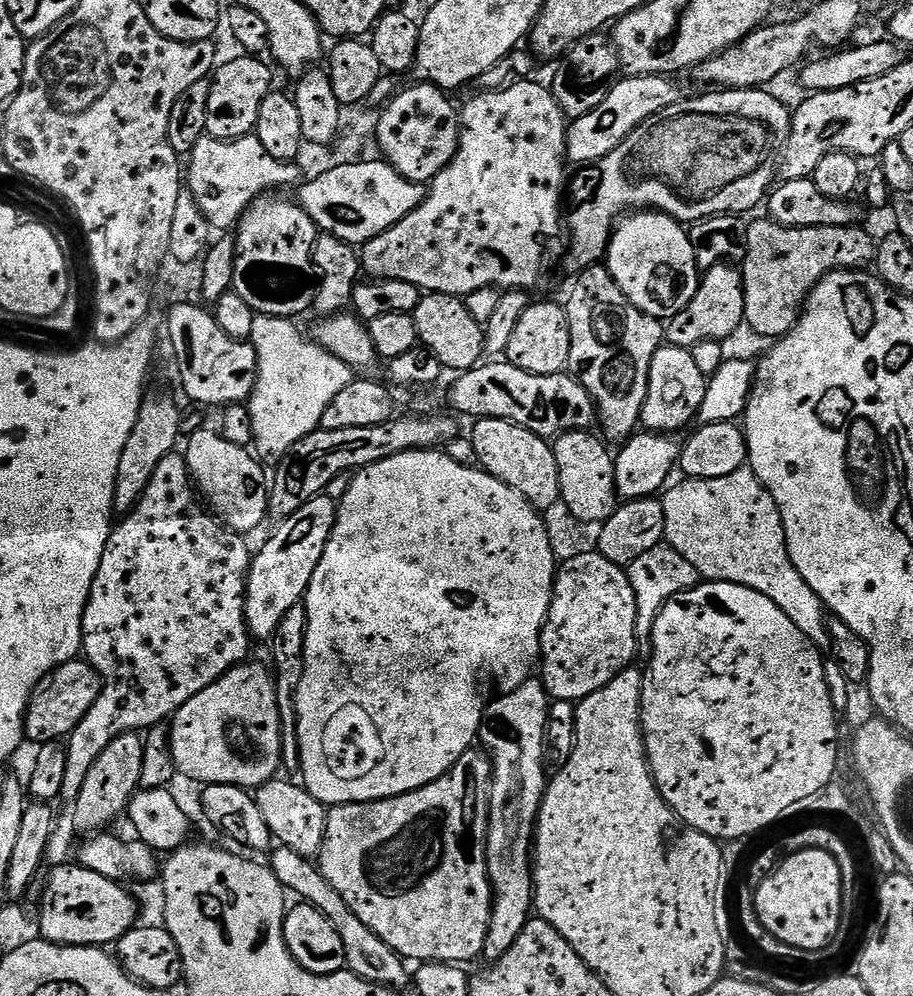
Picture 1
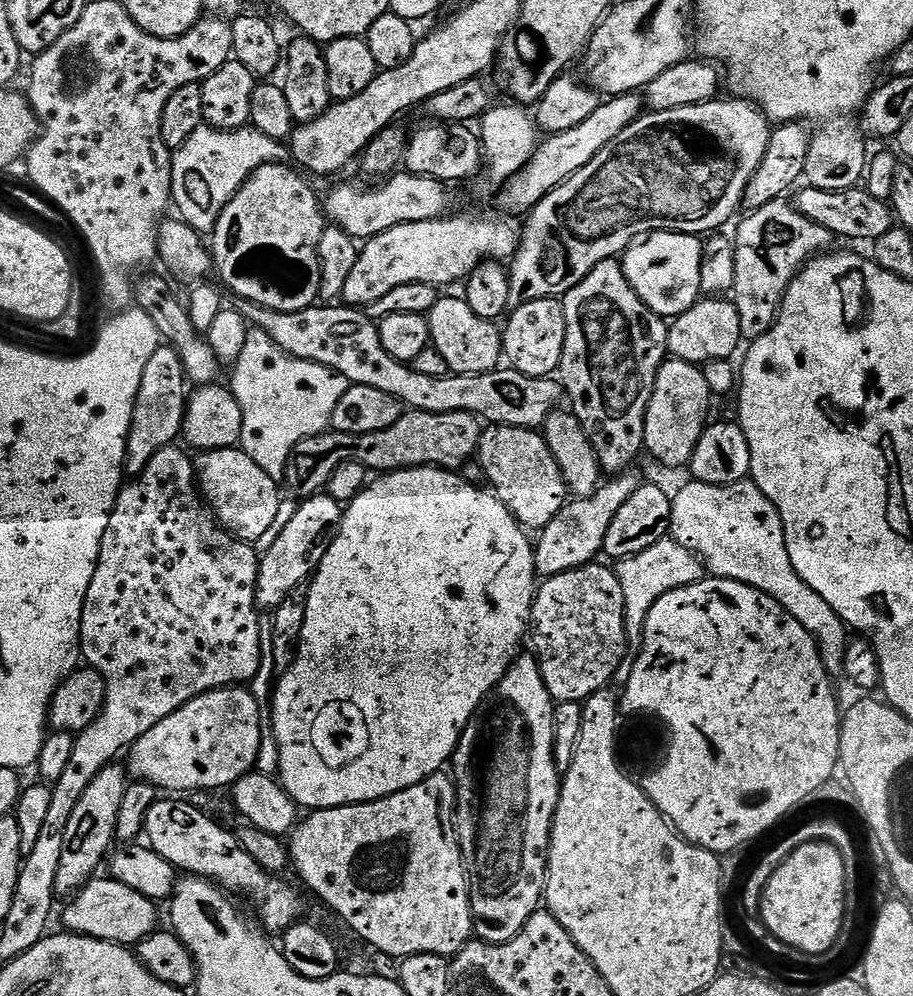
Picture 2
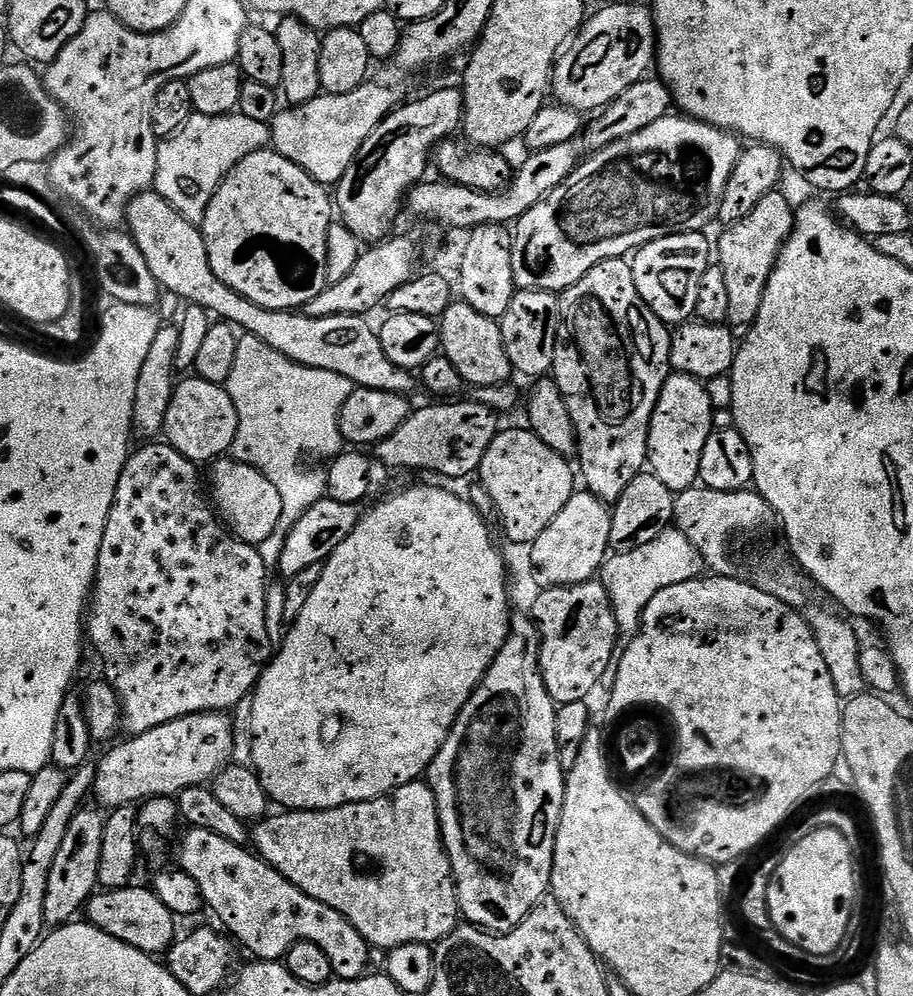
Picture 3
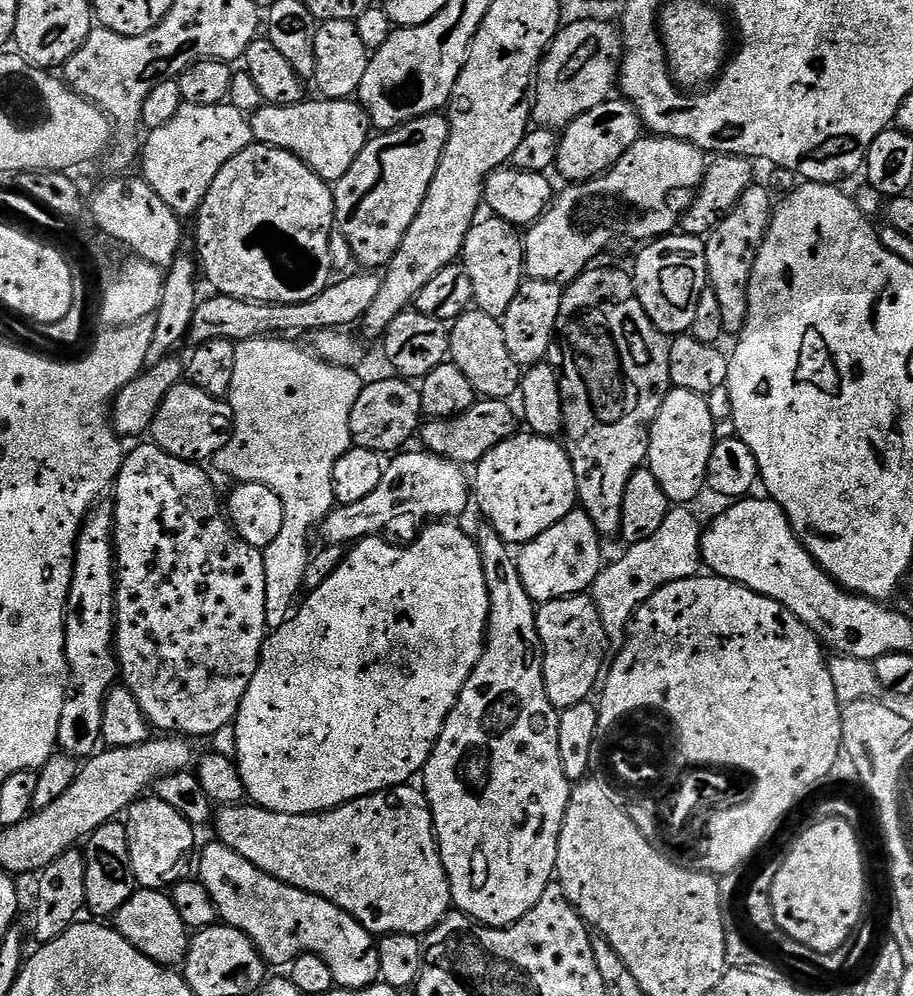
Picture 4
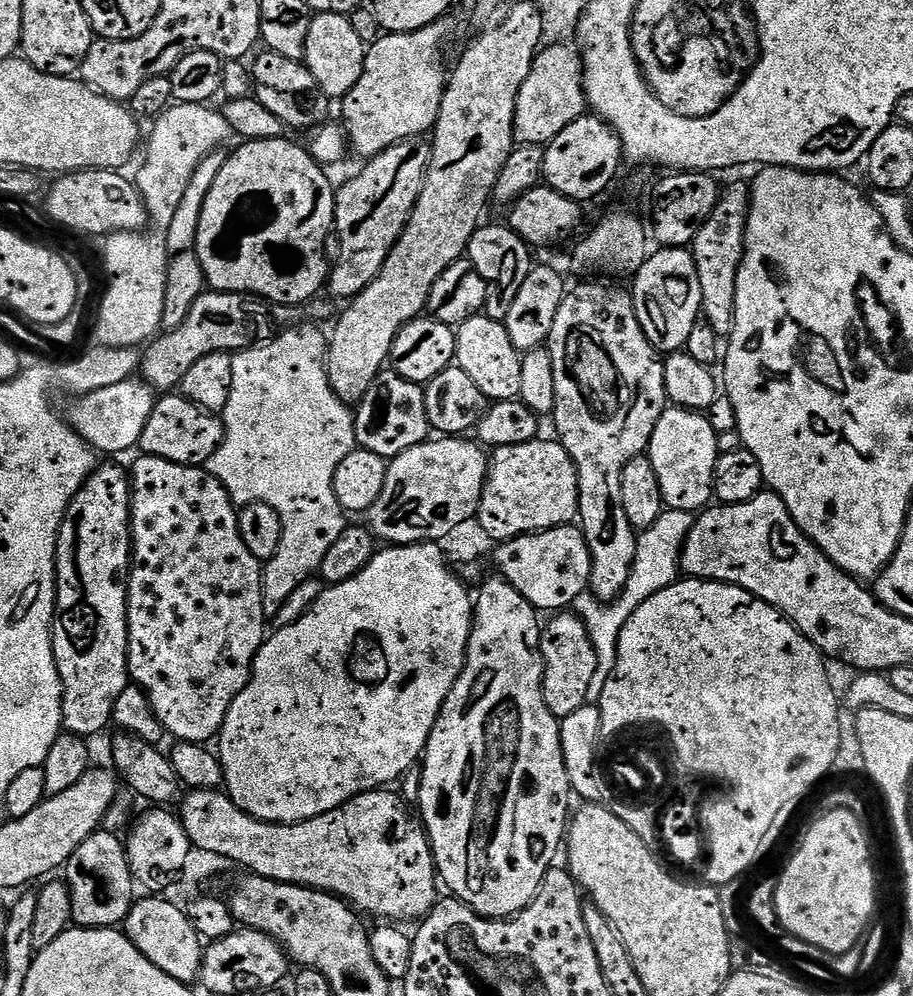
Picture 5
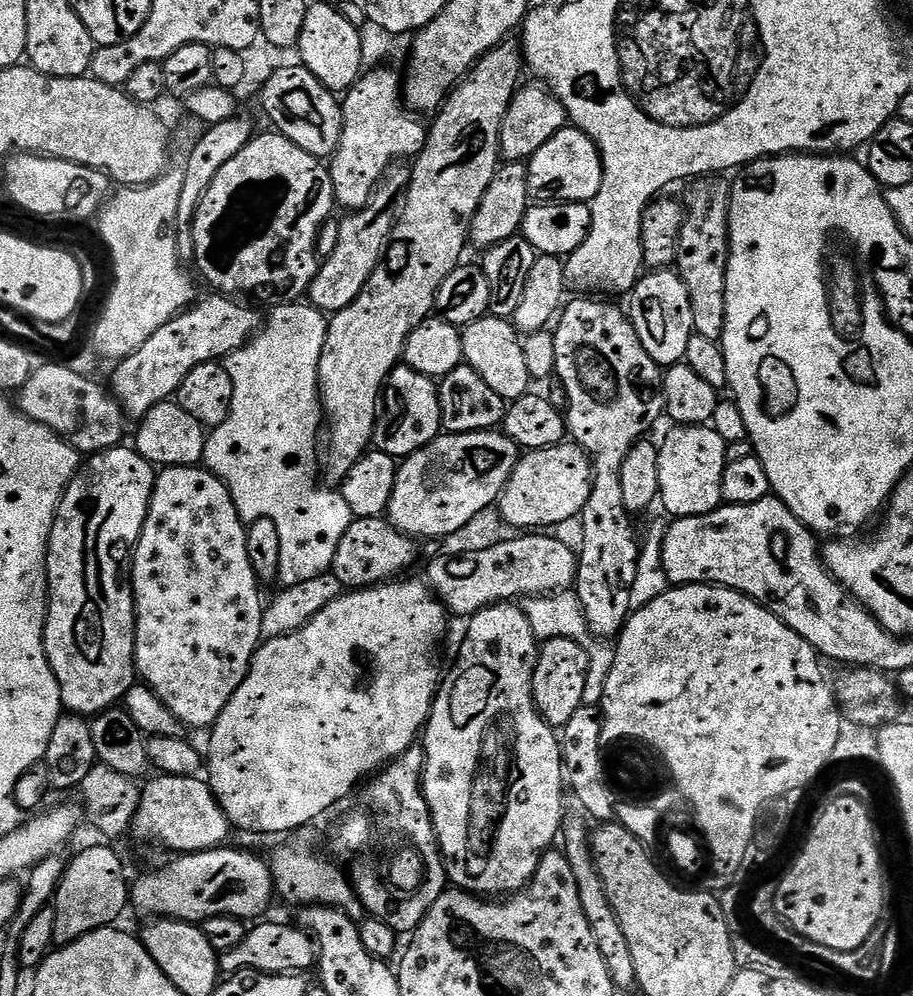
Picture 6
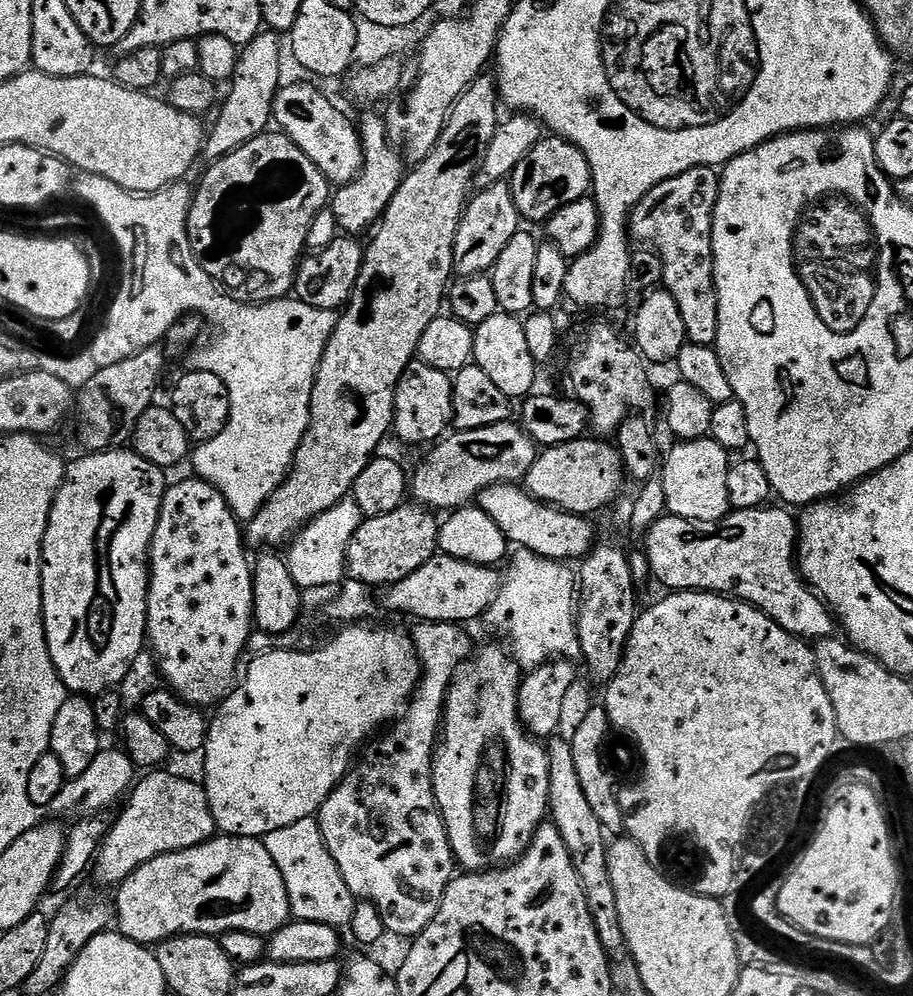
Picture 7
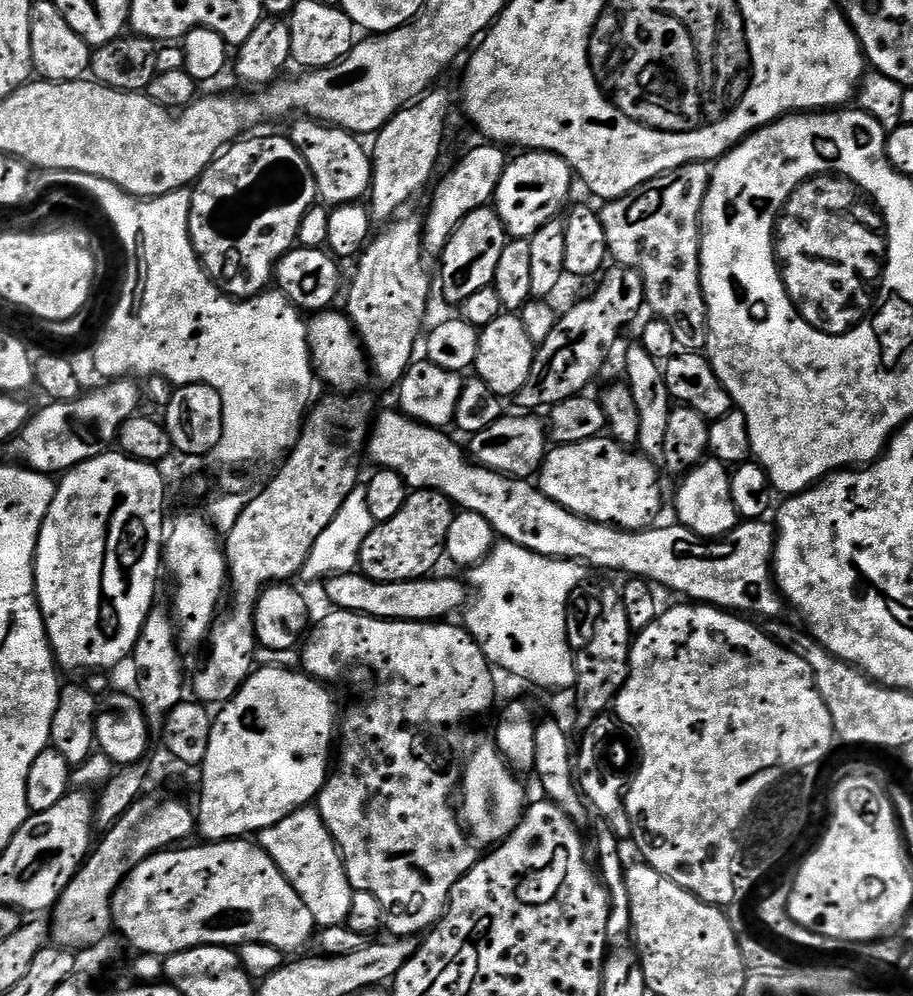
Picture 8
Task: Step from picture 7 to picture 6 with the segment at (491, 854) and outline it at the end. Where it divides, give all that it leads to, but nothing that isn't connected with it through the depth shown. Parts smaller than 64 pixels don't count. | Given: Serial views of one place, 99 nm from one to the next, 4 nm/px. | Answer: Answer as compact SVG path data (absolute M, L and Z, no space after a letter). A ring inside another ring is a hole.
M501 602L475 612L467 621L468 633L460 644L460 657L452 669L447 669L442 683L436 689L436 697L432 703L432 713L428 715L428 723L424 725L422 733L422 747L424 749L424 774L422 777L422 791L428 809L434 822L436 843L444 862L444 869L448 872L448 879L457 889L471 892L481 898L504 898L515 894L528 885L532 875L538 870L544 853L557 843L562 832L562 825L566 819L564 813L564 792L566 796L566 781L564 779L564 764L560 761L560 740L557 729L549 726L536 709L532 694L532 679L536 669L538 655L538 641L530 622L526 618L523 607L512 602Z

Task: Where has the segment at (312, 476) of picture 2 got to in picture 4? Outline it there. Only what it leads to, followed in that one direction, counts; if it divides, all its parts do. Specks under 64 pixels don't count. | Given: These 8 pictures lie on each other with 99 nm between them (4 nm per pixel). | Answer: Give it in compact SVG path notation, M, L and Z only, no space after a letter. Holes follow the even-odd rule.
M480 398L474 406L470 406L470 410L466 410L466 414L458 414L449 420L428 420L422 428L423 447L436 456L452 460L458 465L475 466L487 452L498 446L498 442L517 435L518 412L510 405L508 400Z

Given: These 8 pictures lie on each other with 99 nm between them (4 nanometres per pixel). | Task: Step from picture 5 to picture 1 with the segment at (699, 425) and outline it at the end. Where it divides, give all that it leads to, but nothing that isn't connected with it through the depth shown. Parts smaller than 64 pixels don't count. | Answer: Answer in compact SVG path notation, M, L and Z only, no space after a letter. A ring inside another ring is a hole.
M662 346L652 356L646 402L642 406L640 424L657 434L676 434L700 415L702 398L706 398L708 380L698 370L691 351L686 348Z

